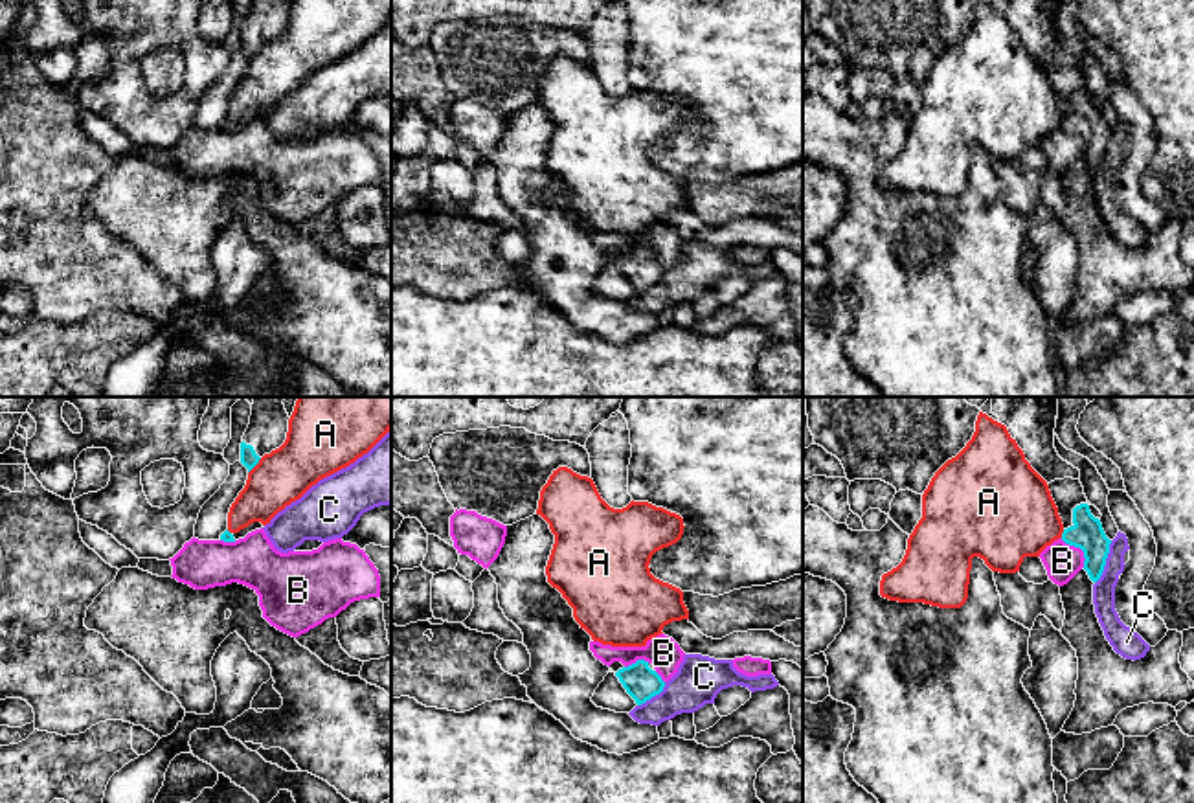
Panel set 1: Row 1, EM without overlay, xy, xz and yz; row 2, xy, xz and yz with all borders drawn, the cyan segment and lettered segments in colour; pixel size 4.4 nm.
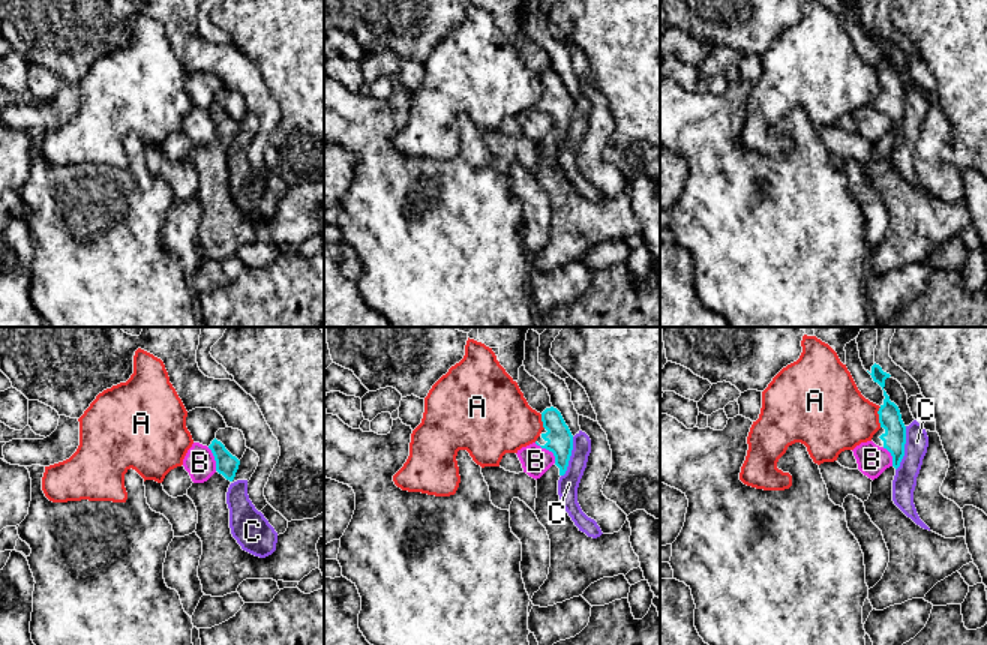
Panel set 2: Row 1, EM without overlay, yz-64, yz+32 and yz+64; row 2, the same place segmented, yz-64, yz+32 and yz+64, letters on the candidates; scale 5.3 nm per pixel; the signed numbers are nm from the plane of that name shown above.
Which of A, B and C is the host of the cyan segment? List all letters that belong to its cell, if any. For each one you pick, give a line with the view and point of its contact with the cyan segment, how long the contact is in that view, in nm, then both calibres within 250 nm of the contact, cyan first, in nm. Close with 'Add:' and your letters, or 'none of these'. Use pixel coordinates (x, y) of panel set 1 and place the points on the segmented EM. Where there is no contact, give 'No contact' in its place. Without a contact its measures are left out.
Add: none of these

